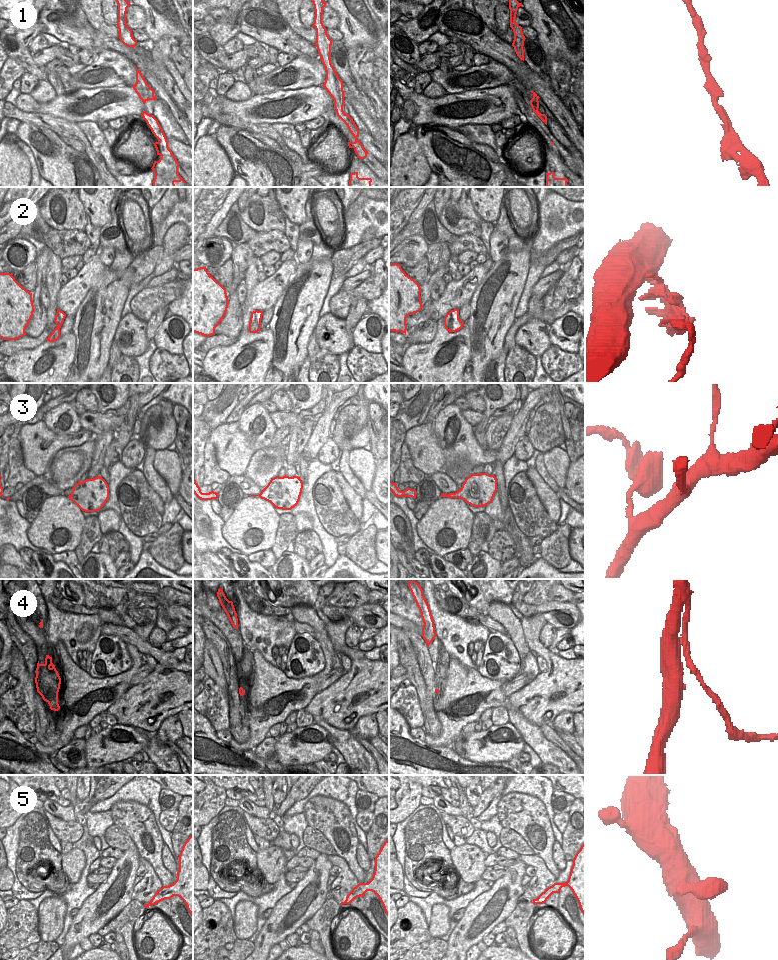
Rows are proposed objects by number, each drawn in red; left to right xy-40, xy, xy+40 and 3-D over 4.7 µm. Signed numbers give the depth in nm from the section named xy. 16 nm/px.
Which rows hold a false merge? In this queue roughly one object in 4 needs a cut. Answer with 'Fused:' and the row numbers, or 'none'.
Fused: 2

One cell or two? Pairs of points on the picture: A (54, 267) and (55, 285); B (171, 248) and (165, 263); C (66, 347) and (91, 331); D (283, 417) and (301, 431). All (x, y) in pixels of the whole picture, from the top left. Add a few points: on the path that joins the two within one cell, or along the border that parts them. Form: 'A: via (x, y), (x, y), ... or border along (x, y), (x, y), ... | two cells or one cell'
A: via (54, 271), (54, 281) | one cell
B: via (169, 252), (167, 259) | one cell
C: border along (72, 331), (75, 337), (73, 364) | two cells
D: border along (316, 421), (304, 420), (298, 425), (290, 427) | two cells

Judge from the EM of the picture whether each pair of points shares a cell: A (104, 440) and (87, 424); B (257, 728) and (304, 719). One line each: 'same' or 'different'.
A: different
B: different

